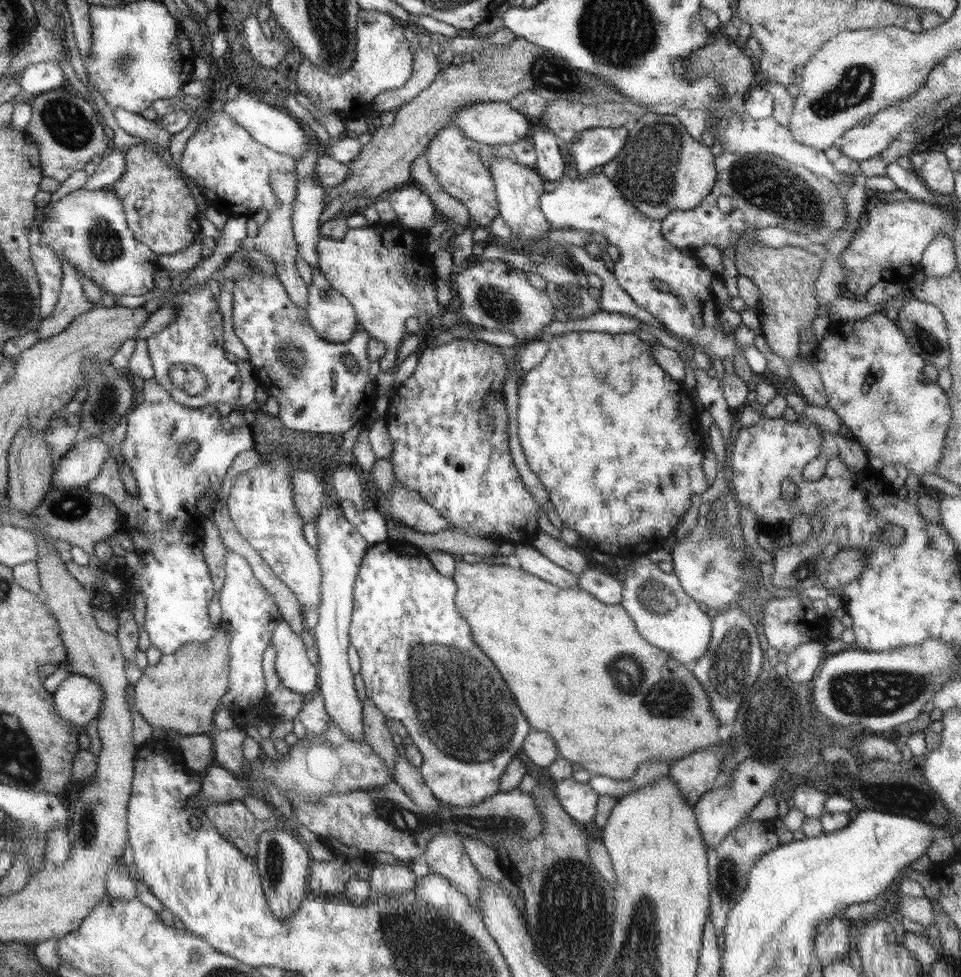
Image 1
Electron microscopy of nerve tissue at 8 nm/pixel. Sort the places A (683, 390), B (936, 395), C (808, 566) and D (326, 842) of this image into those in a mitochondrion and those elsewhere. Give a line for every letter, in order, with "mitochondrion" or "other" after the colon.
A: other
B: other
C: mitochondrion
D: other

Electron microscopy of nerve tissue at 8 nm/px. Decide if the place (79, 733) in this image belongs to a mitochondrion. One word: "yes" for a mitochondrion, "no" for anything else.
no

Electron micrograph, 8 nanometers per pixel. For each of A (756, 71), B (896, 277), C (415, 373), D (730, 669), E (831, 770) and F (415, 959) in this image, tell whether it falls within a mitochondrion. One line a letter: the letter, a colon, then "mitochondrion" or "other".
A: other
B: other
C: other
D: mitochondrion
E: other
F: mitochondrion

